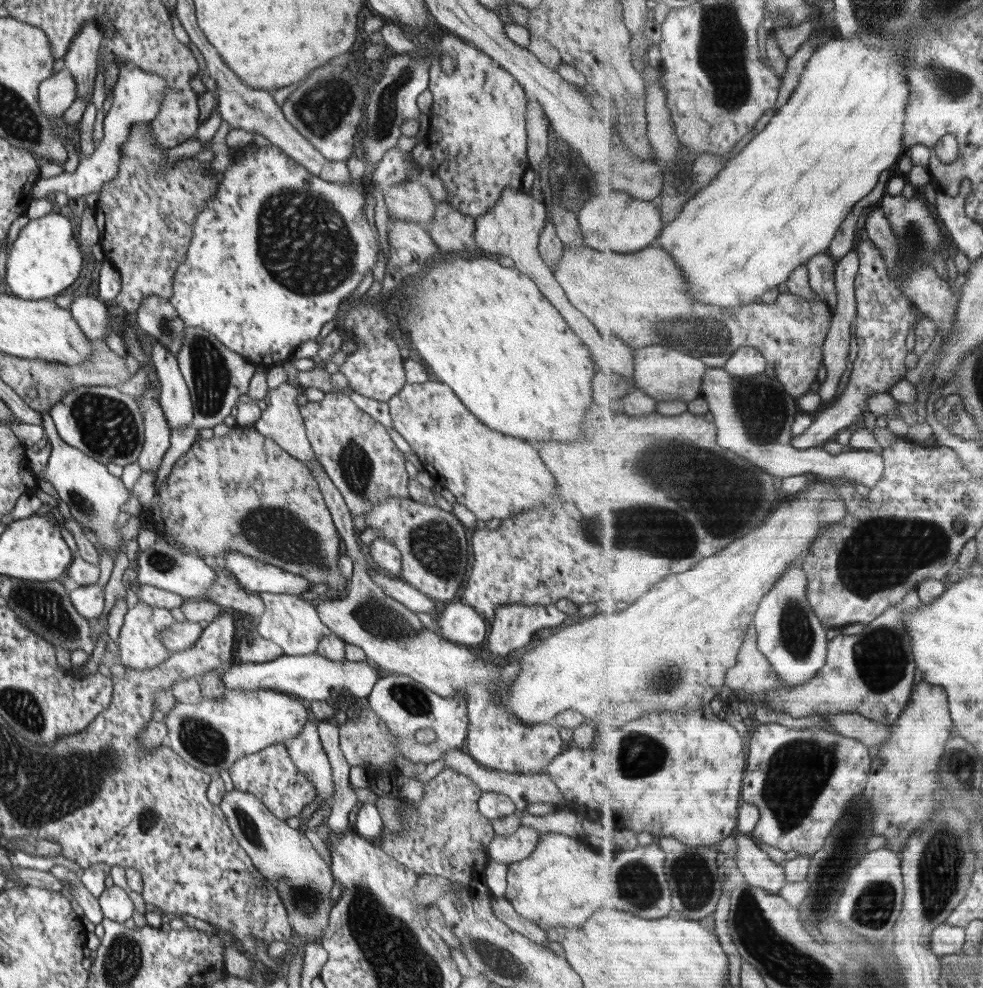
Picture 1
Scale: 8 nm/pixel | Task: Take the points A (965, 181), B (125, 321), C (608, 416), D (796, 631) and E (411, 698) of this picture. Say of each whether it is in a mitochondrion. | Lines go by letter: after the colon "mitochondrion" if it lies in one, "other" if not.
A: other
B: other
C: other
D: mitochondrion
E: mitochondrion

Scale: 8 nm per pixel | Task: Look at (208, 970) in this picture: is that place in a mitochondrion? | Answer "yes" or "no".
no

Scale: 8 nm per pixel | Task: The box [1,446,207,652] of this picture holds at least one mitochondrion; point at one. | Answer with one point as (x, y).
(44, 607)

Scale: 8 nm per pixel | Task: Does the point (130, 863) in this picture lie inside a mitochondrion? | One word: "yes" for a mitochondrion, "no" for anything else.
no

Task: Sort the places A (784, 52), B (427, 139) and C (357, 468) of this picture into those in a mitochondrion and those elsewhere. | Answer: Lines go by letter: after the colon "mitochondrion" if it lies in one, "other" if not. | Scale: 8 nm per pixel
A: other
B: other
C: mitochondrion

